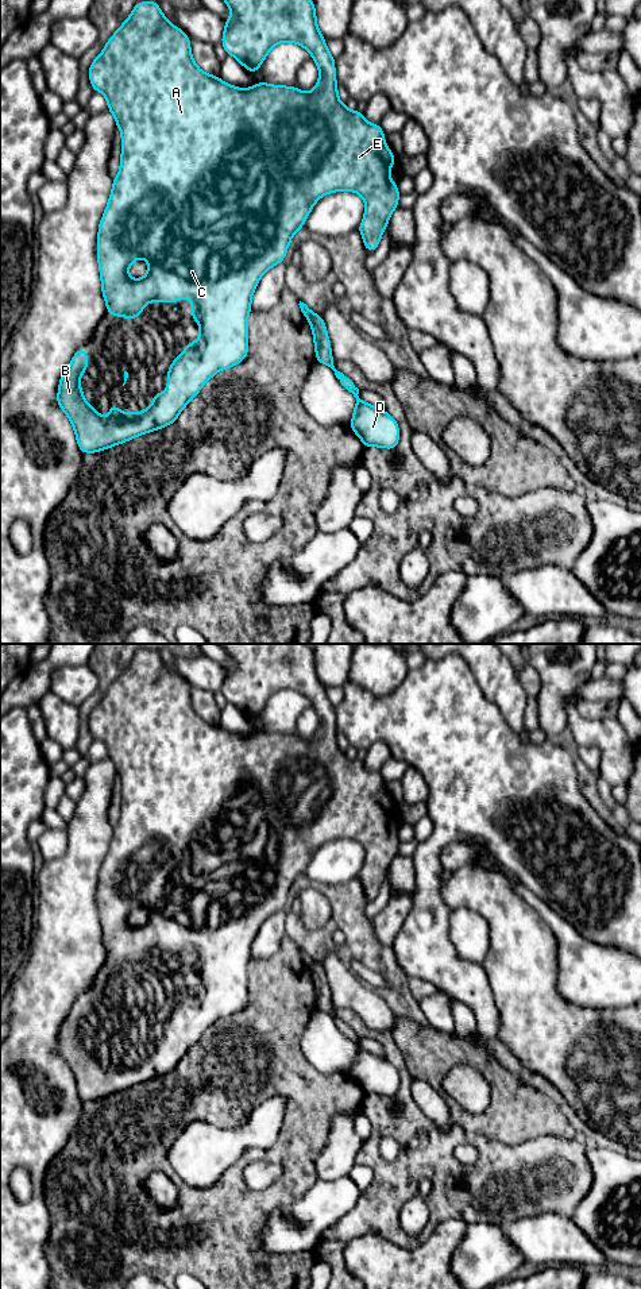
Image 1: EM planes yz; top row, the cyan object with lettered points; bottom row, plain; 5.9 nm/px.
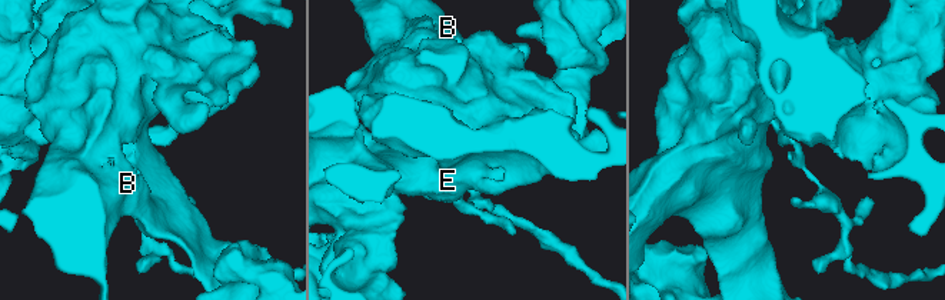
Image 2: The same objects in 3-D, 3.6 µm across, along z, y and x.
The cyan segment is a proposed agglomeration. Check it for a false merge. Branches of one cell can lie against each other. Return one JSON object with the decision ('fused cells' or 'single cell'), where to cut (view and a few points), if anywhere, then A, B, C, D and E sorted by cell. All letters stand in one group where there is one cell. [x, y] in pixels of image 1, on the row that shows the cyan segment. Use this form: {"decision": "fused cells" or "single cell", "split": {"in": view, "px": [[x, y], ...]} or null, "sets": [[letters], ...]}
{"decision": "fused cells", "split": {"in": "yz", "px": [[313, 313], [308, 319]]}, "sets": [["A", "B", "C", "E"], ["D"]]}

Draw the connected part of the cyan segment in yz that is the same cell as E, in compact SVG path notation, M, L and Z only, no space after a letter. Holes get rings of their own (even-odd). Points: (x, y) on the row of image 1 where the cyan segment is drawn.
M313 0L224 1L233 16L224 19L221 45L227 54L235 57L248 72L255 74L275 45L293 42L312 54L320 77L310 93L293 85L279 86L262 81L247 89L232 86L198 69L192 57L190 39L179 27L167 22L157 1L138 3L101 54L93 59L89 67L92 88L105 94L107 109L121 130L120 170L113 180L97 236L97 259L107 312L111 316L136 319L144 310L144 302L177 302L189 296L190 316L198 323L201 335L197 341L185 344L184 354L173 360L167 370L167 391L157 391L150 408L140 413L121 413L112 402L107 420L84 400L84 391L80 389L81 374L89 367L88 354L80 347L59 379L57 402L74 427L82 454L104 451L173 424L206 381L220 370L246 359L247 317L251 313L254 290L269 269L283 262L293 235L305 225L320 197L339 190L352 190L363 197L366 212L358 231L368 254L377 250L386 224L398 207L397 182L389 180L389 167L397 158L385 143L381 124L367 123L360 109L352 112L340 103L335 58L317 27ZM139 258L148 260L148 271L144 278L131 279L128 267Z

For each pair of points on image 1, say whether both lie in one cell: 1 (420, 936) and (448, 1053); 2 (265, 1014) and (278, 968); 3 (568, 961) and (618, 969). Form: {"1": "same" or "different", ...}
{"1": "different", "2": "same", "3": "same"}

